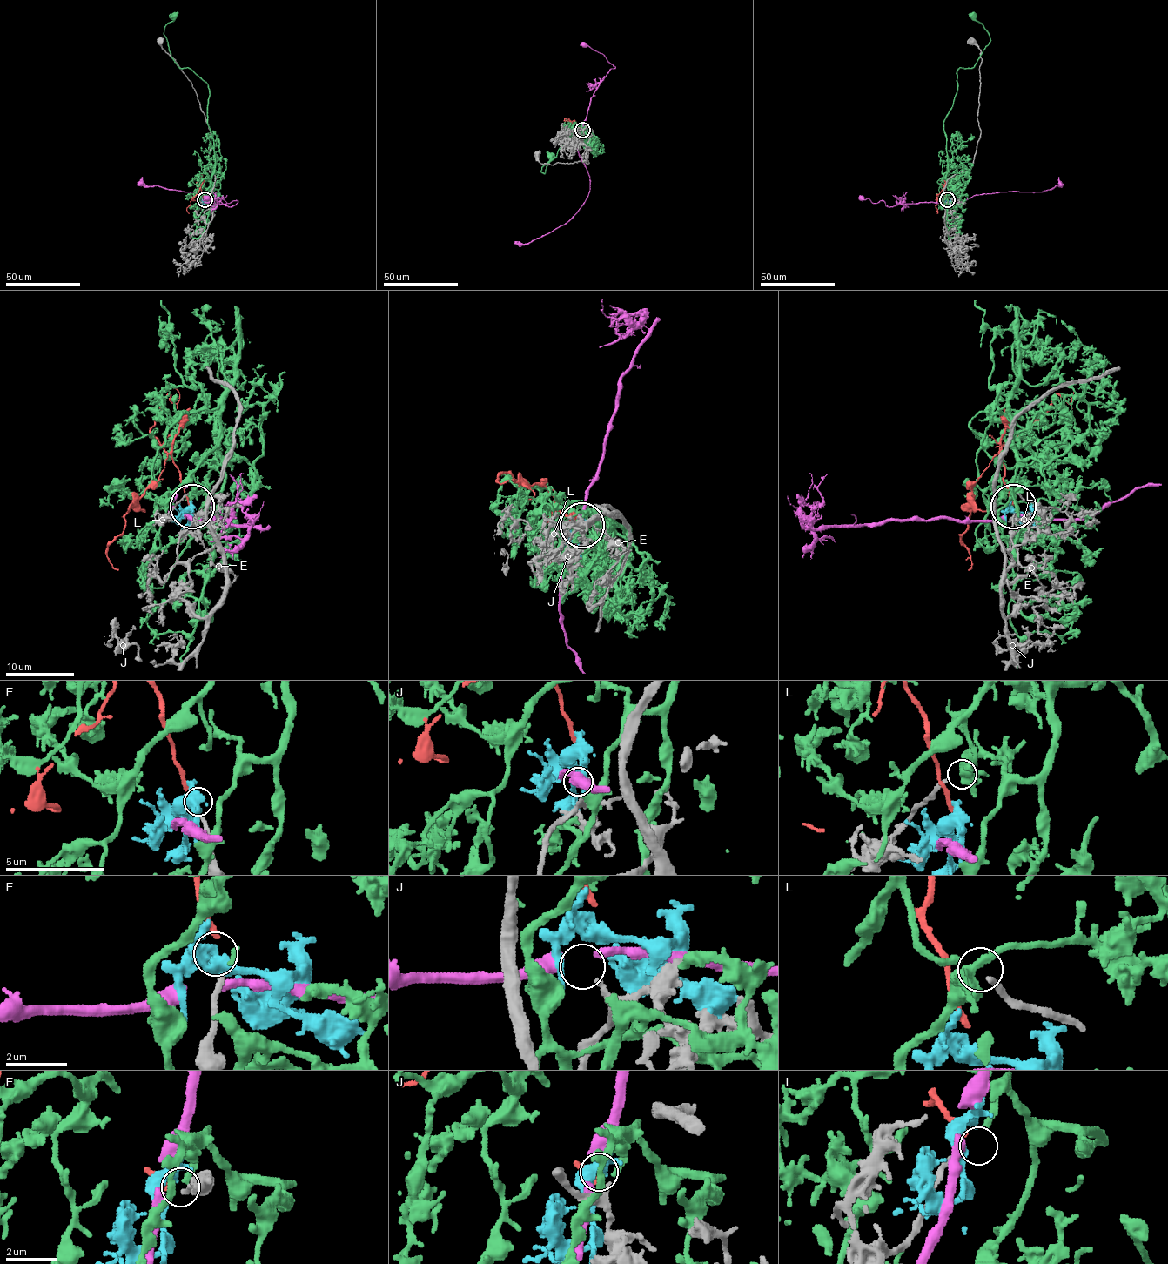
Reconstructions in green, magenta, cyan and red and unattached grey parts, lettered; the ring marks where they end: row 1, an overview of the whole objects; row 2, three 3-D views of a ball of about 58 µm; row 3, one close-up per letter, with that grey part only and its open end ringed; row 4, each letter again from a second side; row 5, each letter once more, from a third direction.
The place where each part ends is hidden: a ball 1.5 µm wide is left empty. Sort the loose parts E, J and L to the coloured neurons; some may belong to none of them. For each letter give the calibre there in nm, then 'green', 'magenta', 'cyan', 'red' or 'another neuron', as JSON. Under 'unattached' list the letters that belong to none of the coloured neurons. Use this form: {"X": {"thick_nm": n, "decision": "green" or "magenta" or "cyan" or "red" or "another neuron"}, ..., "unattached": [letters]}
{"E": {"thick_nm": 190, "decision": "red"}, "J": {"thick_nm": 170, "decision": "another neuron"}, "L": {"thick_nm": 220, "decision": "green"}, "unattached": ["J"]}

